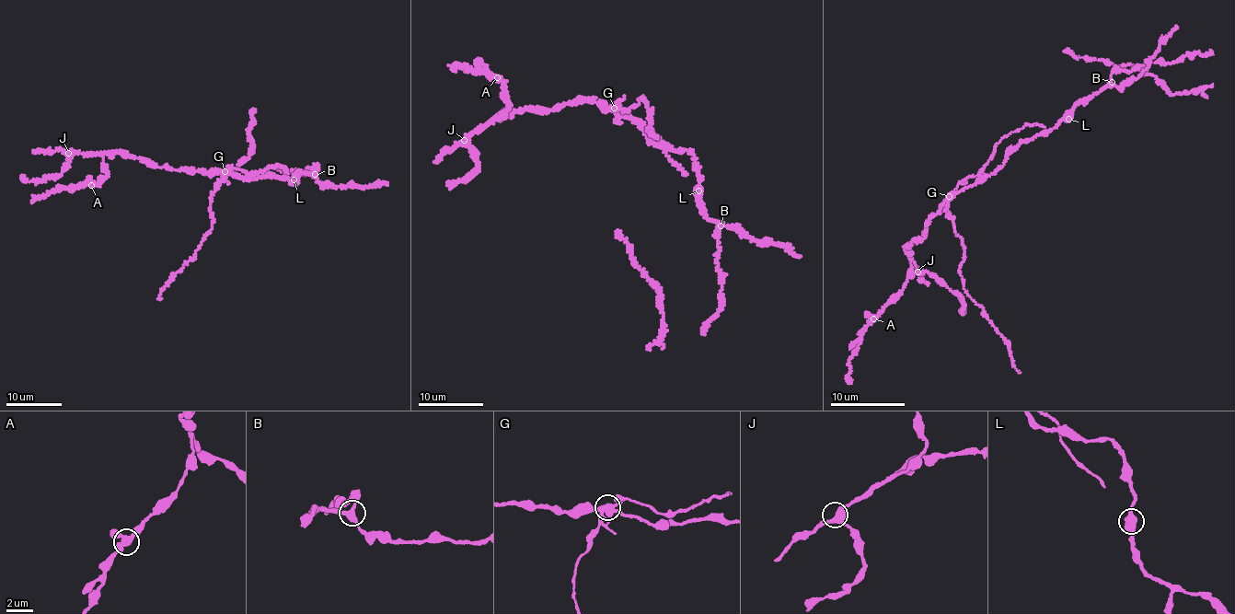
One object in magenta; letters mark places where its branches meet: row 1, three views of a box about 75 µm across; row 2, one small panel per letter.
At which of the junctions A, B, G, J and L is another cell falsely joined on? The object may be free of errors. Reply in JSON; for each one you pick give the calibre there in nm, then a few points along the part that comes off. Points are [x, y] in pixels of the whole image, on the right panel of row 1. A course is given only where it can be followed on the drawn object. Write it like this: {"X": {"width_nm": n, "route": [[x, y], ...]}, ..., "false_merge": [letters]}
{"G": {"width_nm": 440, "route": [[949, 196], [947, 214], [962, 239], [964, 260], [959, 267], [964, 289], [1001, 334], [1011, 363], [1021, 372]]}, "false_merge": ["G"]}

